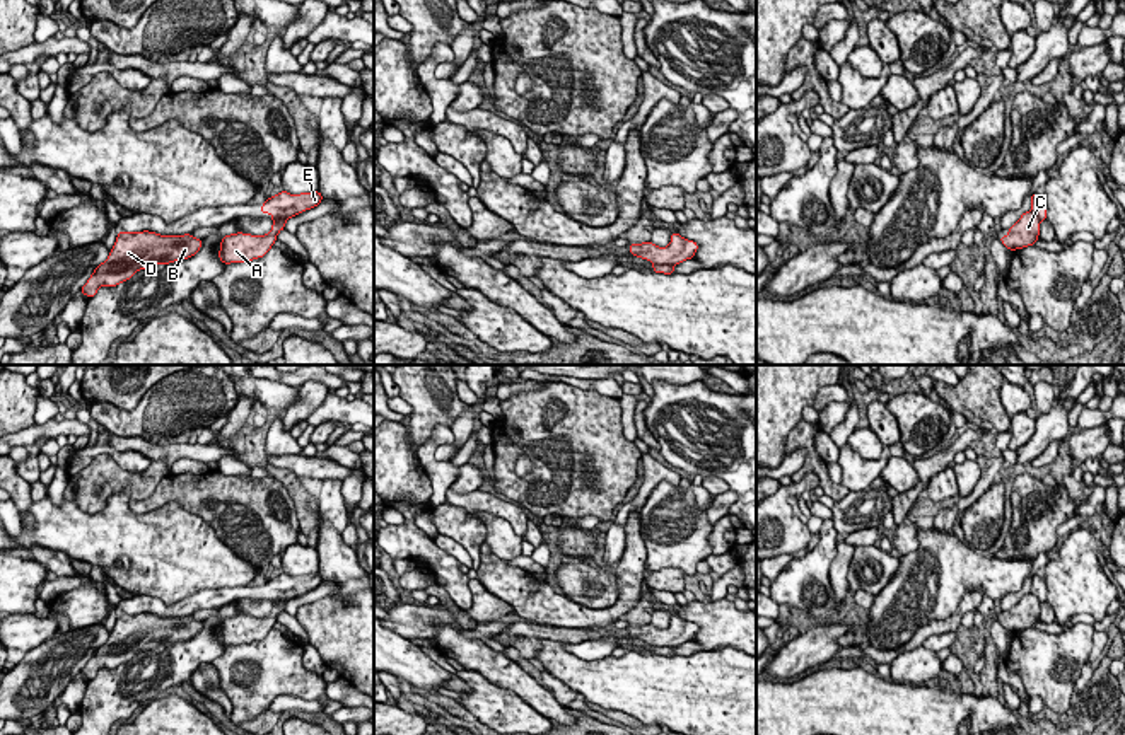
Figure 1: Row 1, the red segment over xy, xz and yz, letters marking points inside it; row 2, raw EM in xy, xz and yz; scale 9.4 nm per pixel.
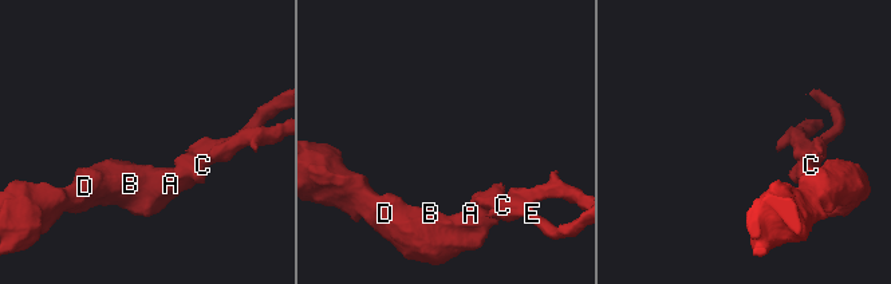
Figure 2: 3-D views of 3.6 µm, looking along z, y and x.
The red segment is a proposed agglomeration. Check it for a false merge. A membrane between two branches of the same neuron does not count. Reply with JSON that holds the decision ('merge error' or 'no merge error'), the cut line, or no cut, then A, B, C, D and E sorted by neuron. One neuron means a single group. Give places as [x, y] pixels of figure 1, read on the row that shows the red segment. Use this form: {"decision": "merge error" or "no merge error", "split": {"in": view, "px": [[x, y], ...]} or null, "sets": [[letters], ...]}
{"decision": "merge error", "split": {"in": "xz", "px": [[654, 263], [671, 265]]}, "sets": [["A", "B", "C", "D"], ["E"]]}

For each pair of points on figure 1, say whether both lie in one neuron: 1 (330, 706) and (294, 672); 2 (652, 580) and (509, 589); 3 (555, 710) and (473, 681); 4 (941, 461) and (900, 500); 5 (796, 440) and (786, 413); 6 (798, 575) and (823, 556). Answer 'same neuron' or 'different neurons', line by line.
1: different neurons
2: different neurons
3: different neurons
4: same neuron
5: different neurons
6: same neuron

